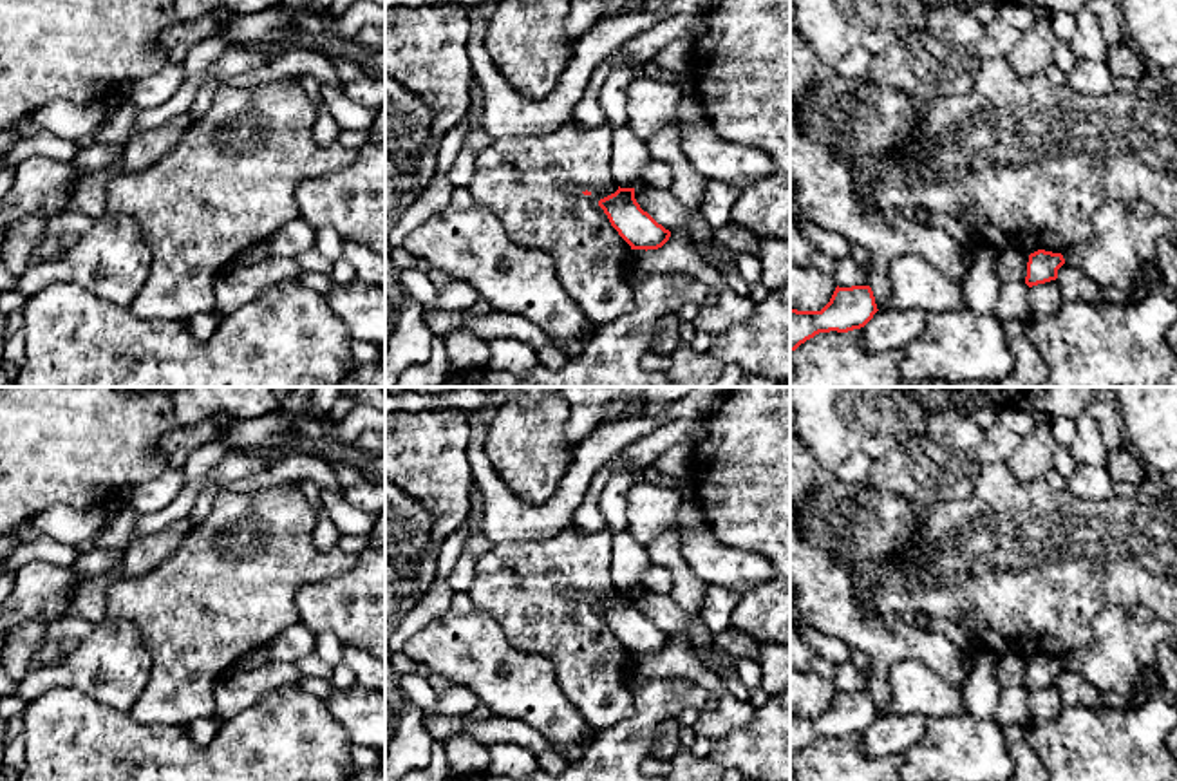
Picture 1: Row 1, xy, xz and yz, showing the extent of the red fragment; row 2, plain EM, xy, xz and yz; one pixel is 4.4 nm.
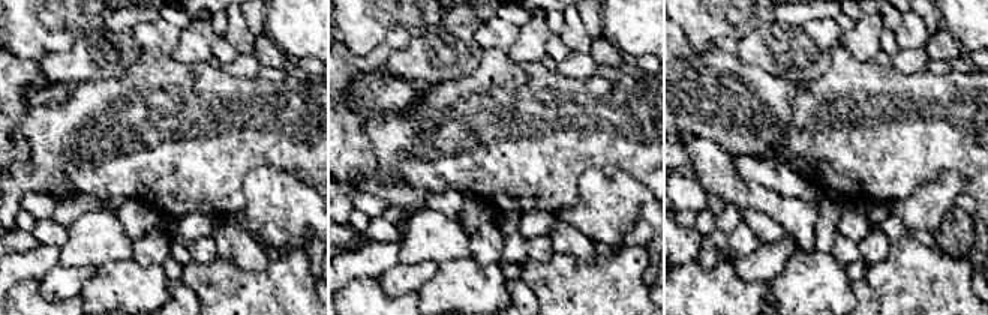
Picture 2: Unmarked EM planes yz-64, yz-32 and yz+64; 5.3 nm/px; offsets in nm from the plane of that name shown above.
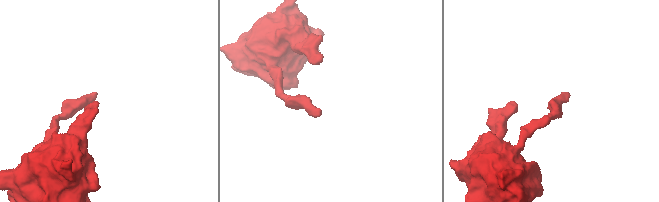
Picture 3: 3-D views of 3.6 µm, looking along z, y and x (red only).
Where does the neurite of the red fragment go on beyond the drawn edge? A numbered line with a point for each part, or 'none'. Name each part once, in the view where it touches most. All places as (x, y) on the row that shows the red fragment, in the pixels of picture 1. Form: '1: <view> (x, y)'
none

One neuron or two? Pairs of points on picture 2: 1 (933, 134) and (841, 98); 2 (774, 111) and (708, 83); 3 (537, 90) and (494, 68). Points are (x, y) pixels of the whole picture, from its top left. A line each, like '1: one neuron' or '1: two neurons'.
1: one neuron
2: one neuron
3: one neuron

